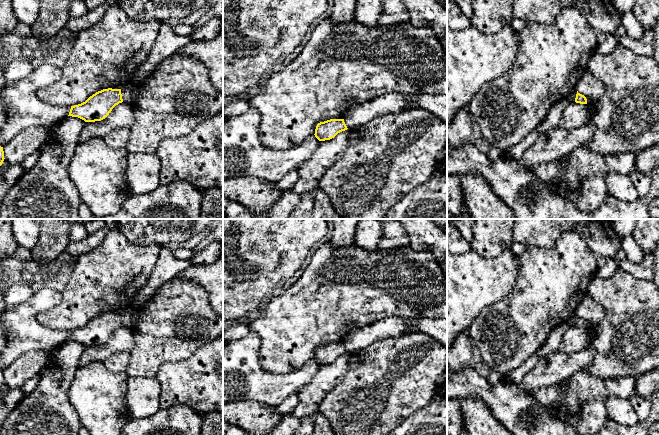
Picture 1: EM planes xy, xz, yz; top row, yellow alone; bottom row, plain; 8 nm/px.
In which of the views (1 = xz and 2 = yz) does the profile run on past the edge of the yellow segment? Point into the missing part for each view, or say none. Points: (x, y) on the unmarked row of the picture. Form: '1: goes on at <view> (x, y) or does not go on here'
1: does not go on here
2: does not go on here

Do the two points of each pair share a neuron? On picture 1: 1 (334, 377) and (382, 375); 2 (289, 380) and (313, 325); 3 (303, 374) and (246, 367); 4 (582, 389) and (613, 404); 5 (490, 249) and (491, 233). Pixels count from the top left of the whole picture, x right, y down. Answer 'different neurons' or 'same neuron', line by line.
1: different neurons
2: different neurons
3: same neuron
4: different neurons
5: same neuron

